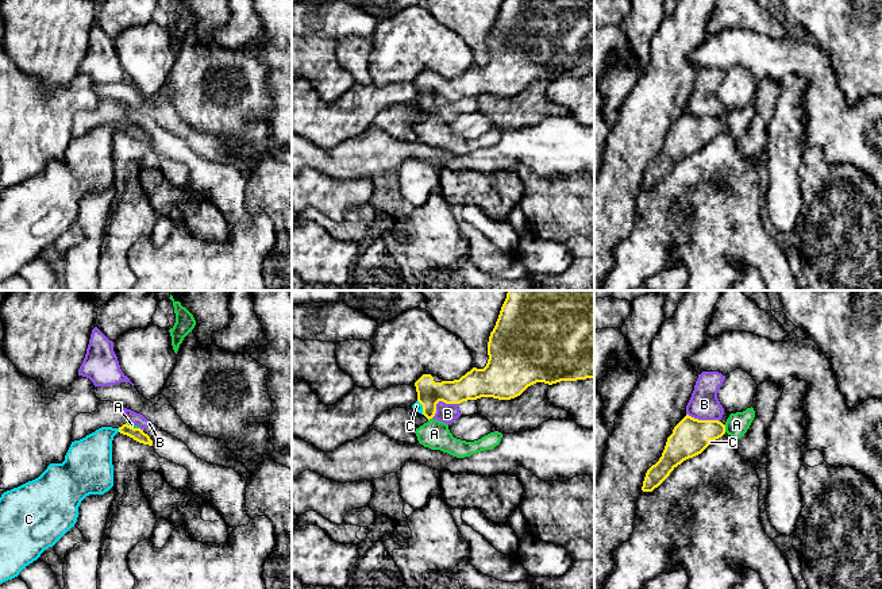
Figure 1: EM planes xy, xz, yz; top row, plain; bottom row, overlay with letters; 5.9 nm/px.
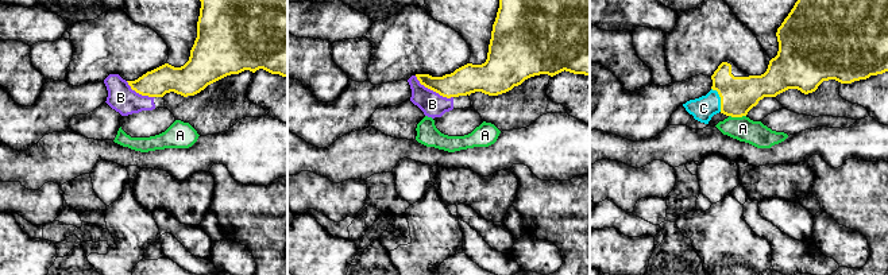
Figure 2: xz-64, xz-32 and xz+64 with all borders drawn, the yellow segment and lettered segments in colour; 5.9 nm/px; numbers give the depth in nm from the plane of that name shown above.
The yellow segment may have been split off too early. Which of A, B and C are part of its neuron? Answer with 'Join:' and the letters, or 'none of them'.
Join: C

